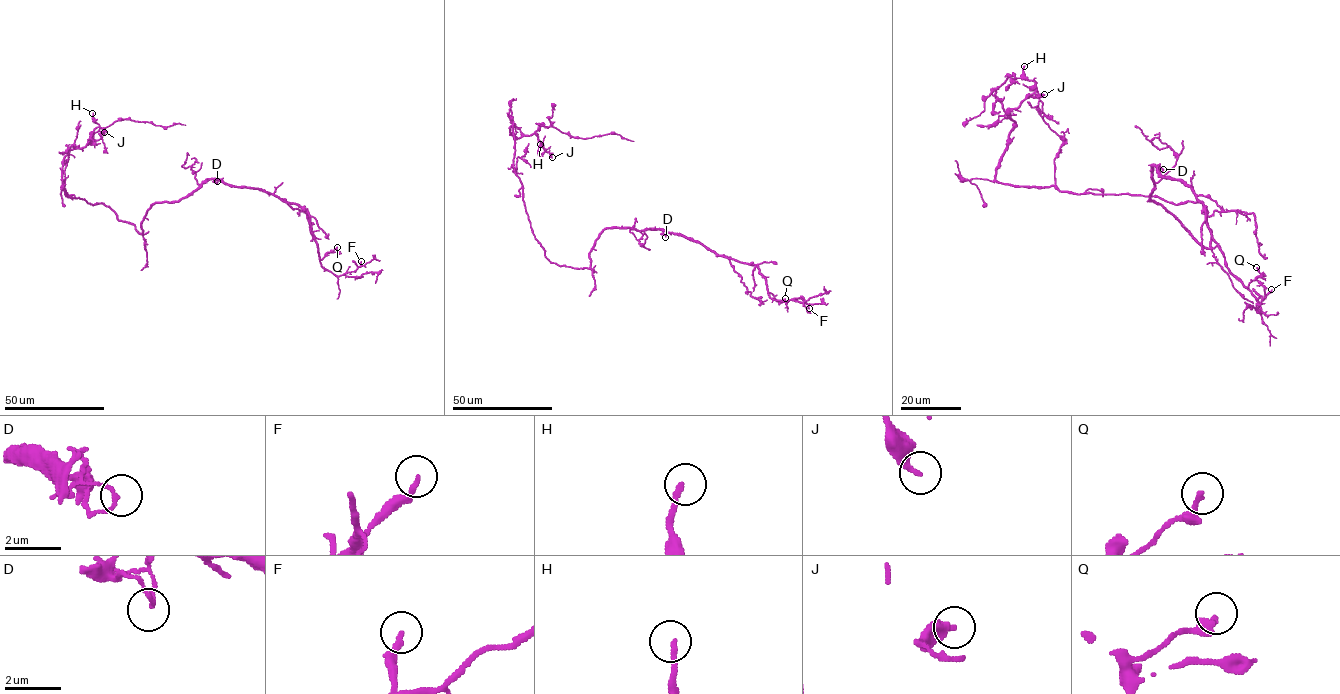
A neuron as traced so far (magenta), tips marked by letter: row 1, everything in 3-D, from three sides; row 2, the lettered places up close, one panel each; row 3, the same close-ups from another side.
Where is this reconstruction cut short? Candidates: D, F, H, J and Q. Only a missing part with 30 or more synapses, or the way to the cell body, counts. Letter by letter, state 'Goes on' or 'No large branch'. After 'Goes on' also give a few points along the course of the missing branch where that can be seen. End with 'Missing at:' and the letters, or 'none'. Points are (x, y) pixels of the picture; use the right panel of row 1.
D: No large branch
F: No large branch
H: No large branch
J: No large branch
Q: No large branch
Missing at: none

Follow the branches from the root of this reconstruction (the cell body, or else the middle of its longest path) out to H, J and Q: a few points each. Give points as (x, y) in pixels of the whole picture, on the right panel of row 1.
H: (1210, 241), (1200, 202), (999, 183), (996, 168), (1015, 123), (1008, 114), (1036, 89), (1024, 66)
J: (1210, 241), (1200, 202), (999, 183), (996, 168), (1015, 123), (1008, 114), (1033, 93), (1044, 94)
Q: (1210, 241), (1204, 248), (1149, 199), (1152, 165), (1191, 188), (1225, 265), (1246, 286), (1261, 274), (1256, 267)

